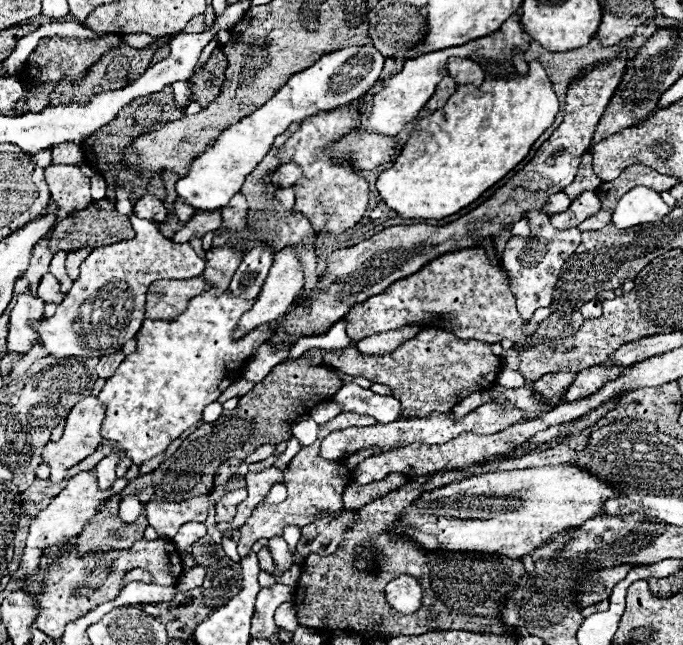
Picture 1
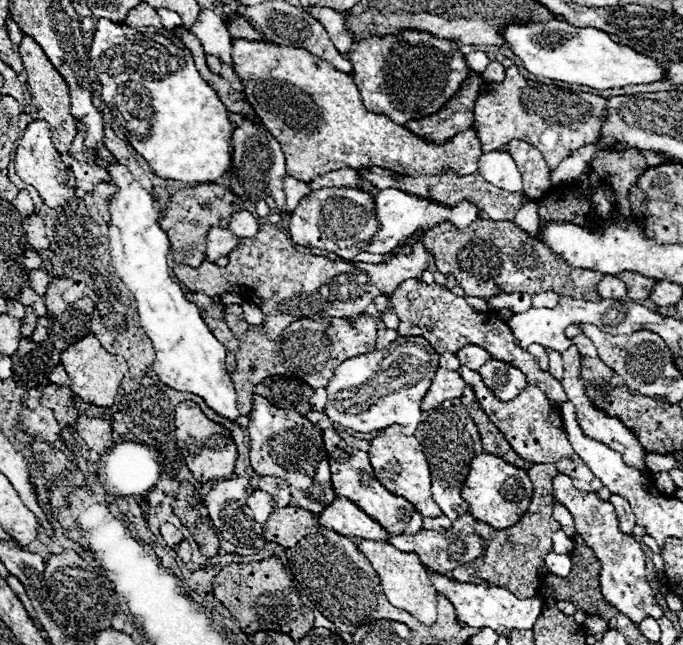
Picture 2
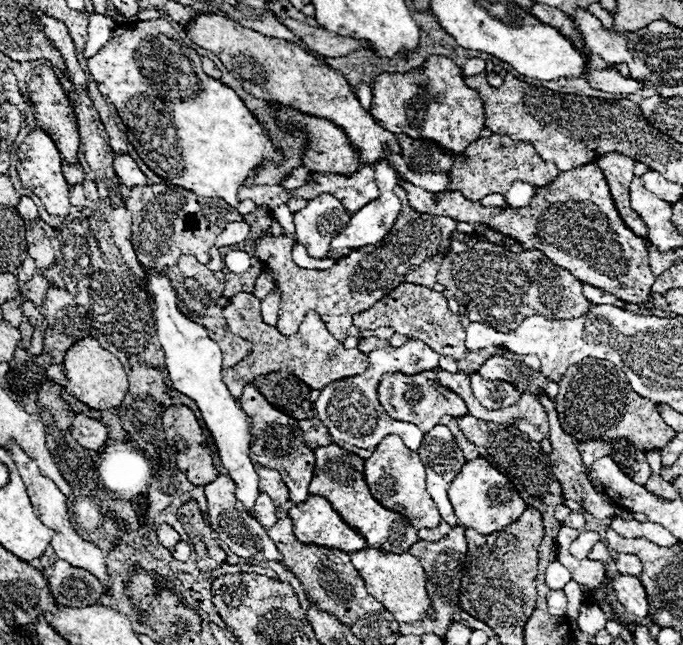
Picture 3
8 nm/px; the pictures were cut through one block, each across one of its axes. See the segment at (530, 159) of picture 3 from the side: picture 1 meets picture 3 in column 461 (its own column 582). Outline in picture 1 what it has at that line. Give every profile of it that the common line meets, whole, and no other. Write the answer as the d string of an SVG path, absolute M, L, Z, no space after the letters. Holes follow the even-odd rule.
M586 152L582 156L582 162L580 162L580 168L578 168L574 182L568 188L564 188L564 194L568 194L574 200L576 196L580 196L586 190L596 190L598 184L602 184L602 180L592 170L592 154Z

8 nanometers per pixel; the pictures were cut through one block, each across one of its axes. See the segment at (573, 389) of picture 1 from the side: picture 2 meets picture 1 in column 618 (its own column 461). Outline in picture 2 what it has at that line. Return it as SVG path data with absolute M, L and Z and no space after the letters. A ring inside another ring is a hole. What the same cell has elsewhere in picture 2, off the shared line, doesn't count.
M460 366L458 372L468 384L472 384L476 392L476 400L480 400L480 406L484 408L488 418L496 424L496 428L500 428L500 432L504 432L504 438L508 440L508 444L512 444L514 452L522 460L530 464L554 464L558 472L564 472L566 476L570 476L572 484L584 492L598 492L602 488L602 482L594 476L594 472L584 464L584 460L574 452L572 444L568 442L560 408L552 406L546 394L538 386L526 386L524 392L520 392L514 400L504 402L490 392L490 388L482 382L476 370Z

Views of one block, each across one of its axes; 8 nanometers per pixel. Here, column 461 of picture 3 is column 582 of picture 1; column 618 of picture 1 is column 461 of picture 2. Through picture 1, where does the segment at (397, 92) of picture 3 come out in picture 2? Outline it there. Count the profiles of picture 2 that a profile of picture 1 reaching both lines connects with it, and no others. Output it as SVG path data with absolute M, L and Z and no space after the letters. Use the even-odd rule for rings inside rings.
M402 30L366 40L352 38L346 56L352 60L352 74L364 98L364 106L372 112L386 112L386 116L398 124L438 112L468 74L466 60L454 40L442 40L420 30Z

